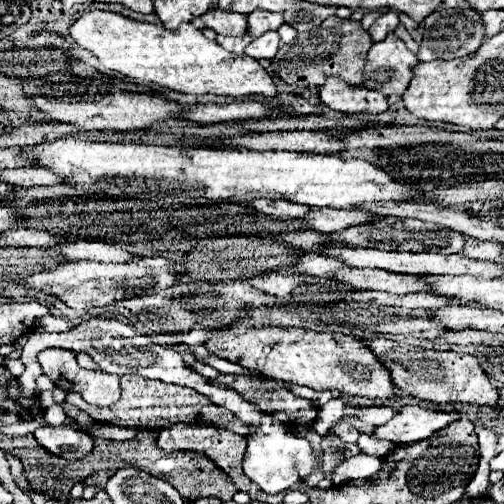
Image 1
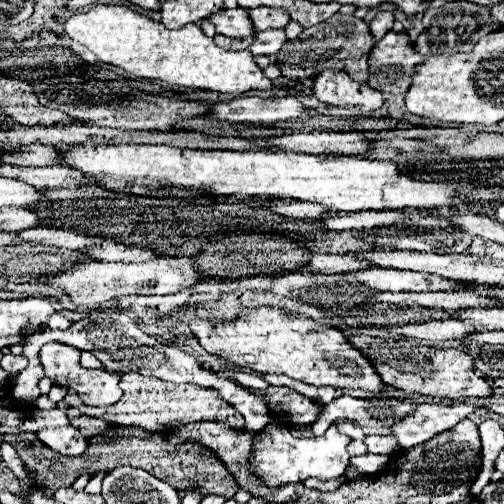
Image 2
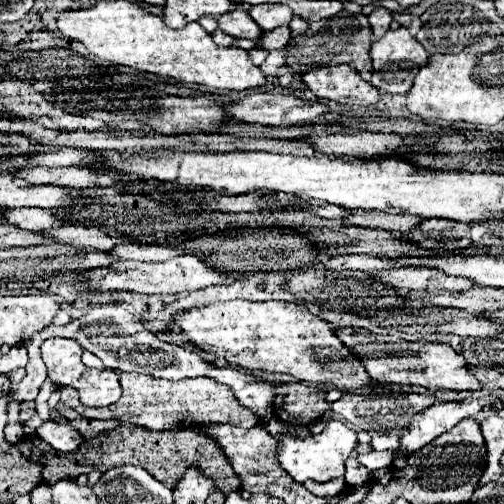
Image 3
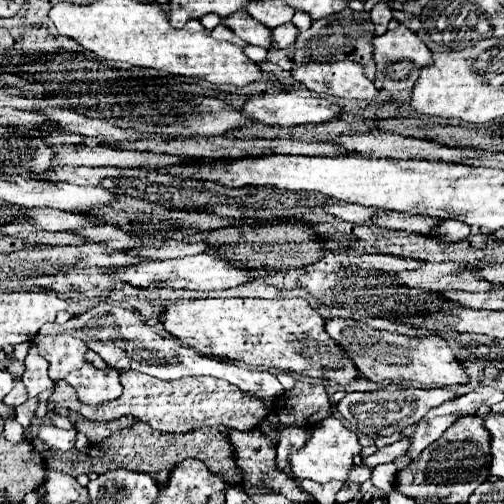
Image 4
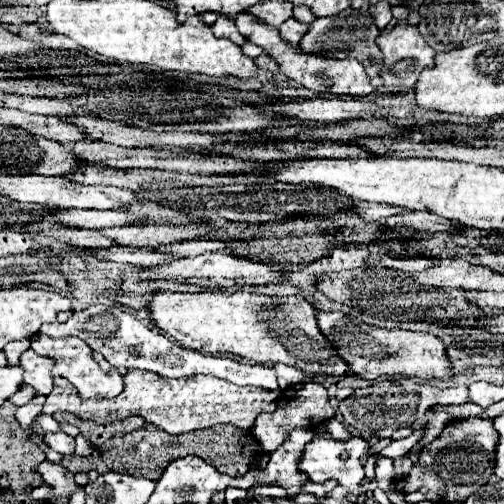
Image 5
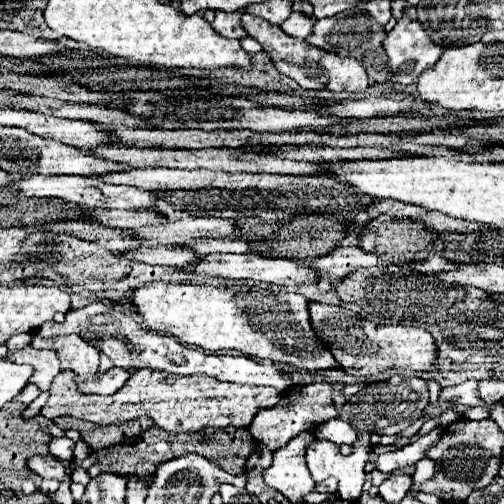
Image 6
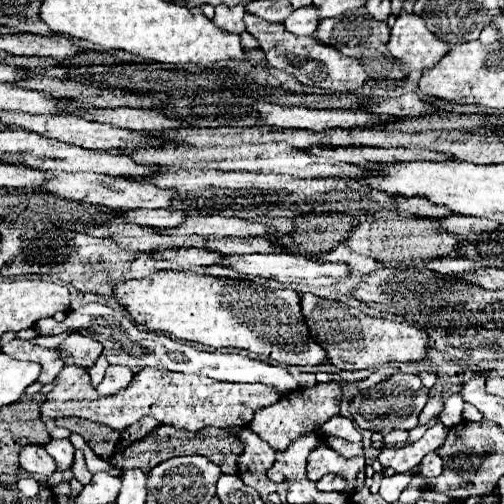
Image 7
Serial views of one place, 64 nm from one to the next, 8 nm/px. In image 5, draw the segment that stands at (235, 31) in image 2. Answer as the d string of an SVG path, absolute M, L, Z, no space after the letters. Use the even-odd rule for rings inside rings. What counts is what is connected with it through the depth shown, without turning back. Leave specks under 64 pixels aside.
M248 12L238 14L234 18L234 22L236 22L240 34L246 40L262 46L264 52L278 62L282 74L296 80L304 88L314 90L316 94L330 92L330 94L350 94L350 96L368 96L368 94L374 92L370 78L368 78L368 74L364 72L364 66L358 60L328 60L328 58L322 58L322 56L308 56L308 52L300 52L298 46L292 46L286 40L282 40L278 28L272 28L272 26L264 24L262 20L256 20Z

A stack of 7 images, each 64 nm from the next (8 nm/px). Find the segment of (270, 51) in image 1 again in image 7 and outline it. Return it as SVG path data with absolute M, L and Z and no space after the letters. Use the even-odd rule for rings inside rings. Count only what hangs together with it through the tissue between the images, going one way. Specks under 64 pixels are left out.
M304 6L294 10L288 20L284 20L284 26L294 32L296 36L312 36L316 32L316 24L320 22L320 18L316 16L316 6Z

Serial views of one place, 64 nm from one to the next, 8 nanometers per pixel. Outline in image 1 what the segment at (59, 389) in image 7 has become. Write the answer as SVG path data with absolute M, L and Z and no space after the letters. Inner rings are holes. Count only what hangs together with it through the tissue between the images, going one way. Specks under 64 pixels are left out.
M136 374L122 376L122 398L112 408L88 406L76 392L68 392L66 402L78 406L80 410L84 410L96 422L116 424L116 426L124 426L124 428L162 430L162 428L168 428L168 426L174 426L174 424L202 424L202 422L204 424L218 424L218 422L238 420L236 416L232 416L232 412L212 404L208 400L208 396L200 396L200 392L196 392L188 386L166 384L166 382L142 378L142 376L136 376Z

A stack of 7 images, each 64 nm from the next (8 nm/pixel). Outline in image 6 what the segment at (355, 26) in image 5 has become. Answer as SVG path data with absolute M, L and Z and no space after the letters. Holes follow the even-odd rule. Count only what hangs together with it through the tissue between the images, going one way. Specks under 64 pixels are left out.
M340 14L340 16L316 20L314 30L306 40L322 50L330 50L340 56L352 56L352 58L360 60L364 64L370 80L388 82L388 56L382 46L384 36L386 36L384 26L376 24L376 20L372 20L368 14Z

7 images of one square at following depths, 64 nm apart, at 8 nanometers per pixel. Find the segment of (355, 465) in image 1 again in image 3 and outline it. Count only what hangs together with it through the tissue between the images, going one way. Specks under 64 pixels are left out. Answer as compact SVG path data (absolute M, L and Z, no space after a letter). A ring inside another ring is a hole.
M382 450L382 452L370 452L370 454L360 454L358 460L362 466L366 466L370 472L378 470L378 468L388 468L392 464L394 458L394 450Z

